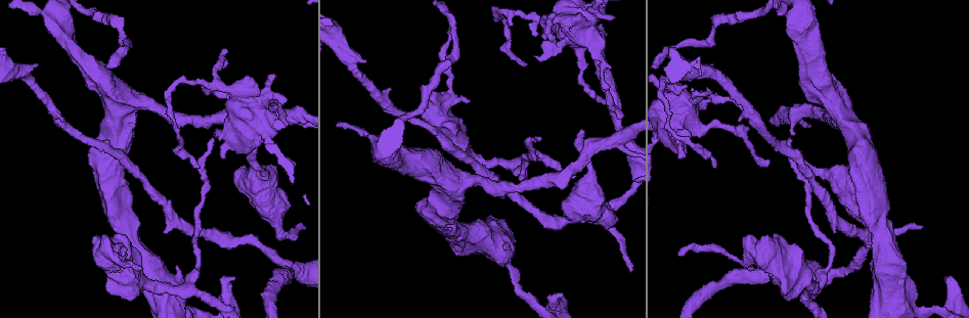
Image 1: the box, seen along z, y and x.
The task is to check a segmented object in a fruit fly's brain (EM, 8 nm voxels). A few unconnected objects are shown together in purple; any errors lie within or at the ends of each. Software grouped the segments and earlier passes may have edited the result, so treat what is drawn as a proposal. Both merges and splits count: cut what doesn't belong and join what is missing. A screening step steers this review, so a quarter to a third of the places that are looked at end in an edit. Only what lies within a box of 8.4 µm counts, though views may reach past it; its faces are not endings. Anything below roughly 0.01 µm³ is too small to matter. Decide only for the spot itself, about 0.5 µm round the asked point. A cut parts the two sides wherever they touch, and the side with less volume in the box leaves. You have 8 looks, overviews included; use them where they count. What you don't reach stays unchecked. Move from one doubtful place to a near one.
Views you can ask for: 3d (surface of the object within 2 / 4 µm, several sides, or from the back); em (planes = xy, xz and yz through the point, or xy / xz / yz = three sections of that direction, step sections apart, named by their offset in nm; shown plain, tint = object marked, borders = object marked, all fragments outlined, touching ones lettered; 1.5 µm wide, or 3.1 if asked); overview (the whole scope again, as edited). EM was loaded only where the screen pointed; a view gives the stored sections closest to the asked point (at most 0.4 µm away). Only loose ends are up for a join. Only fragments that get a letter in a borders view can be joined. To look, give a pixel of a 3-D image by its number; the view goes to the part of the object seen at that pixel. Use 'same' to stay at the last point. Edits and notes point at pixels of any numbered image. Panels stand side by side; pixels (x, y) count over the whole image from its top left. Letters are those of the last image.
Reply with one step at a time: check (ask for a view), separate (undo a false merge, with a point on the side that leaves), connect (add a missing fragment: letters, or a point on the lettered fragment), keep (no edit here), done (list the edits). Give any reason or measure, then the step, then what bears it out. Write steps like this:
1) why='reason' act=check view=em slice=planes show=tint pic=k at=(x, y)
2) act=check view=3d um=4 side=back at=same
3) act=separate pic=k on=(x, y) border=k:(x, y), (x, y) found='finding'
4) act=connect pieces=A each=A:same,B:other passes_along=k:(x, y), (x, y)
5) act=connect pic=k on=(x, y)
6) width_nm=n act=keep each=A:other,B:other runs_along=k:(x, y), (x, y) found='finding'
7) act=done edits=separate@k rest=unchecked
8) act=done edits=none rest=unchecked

act=check view=em slice=planes show=borders pic=1 at=(284, 236)

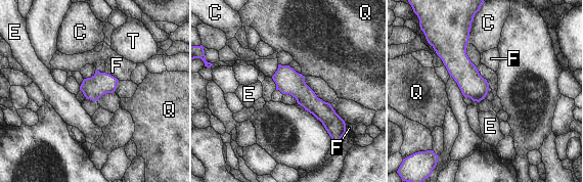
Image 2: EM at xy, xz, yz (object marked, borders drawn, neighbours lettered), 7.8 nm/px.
width_nm=100 longest_contact=C:160nm act=keep each=C:other,E:other,F:other,Q:other,T:other found='continuous, no second cell'

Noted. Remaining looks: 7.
why='thick end' act=check view=3d um=4 pic=1 at=(947, 276)

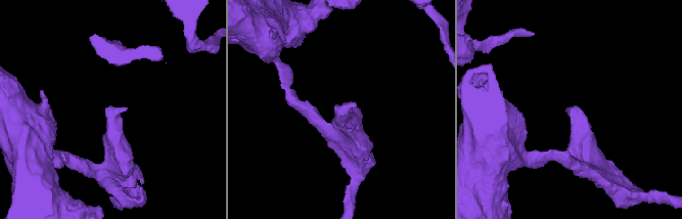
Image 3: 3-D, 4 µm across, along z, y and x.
why='now the EM' act=check view=em slice=planes show=borders pic=3 at=(568, 109)

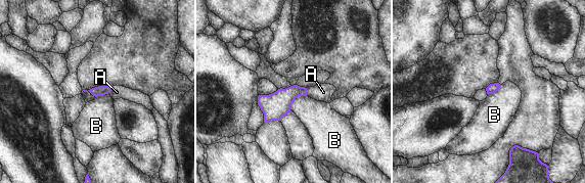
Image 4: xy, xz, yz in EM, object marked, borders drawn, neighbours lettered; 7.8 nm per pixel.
act=connect pieces=A each=A:same,B:other passes_along=4:(277, 104), (306, 92), (323, 92) found='the cell continues'

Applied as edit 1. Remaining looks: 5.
act=check view=overview

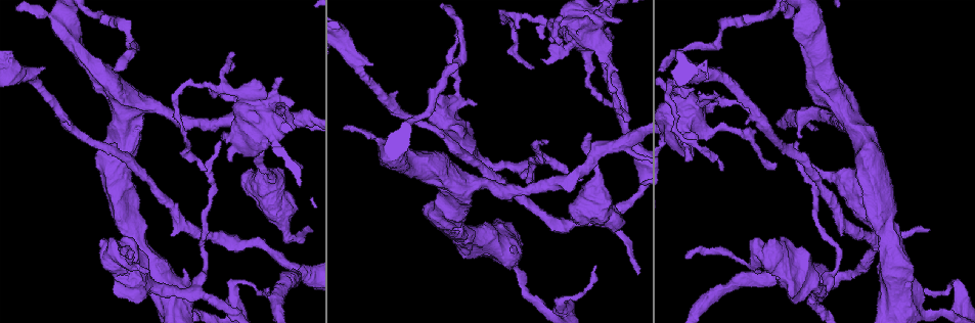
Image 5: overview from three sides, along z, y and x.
why='an open end' act=check view=3d um=2 pic=5 at=(589, 132)

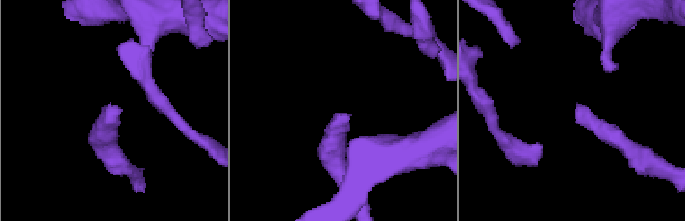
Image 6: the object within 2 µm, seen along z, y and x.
act=check view=em slice=planes show=tint pic=6 at=(334, 114)

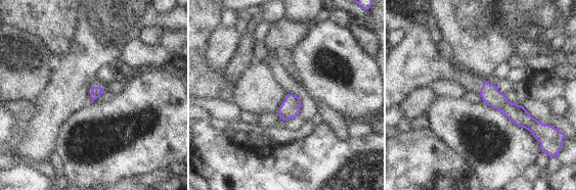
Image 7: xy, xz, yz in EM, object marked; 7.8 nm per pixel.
why='see the neighbours' act=check view=em slice=planes show=borders at=same

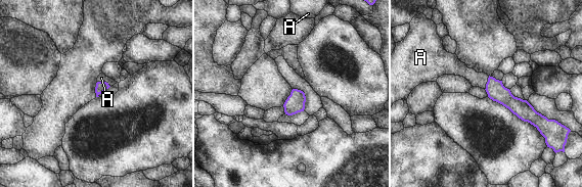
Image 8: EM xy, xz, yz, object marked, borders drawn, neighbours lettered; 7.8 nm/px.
longest_contact=A:120nm act=connect pieces=A each=A:same passes_along=8:(100, 87), (104, 82), (101, 78) found='it goes on there'

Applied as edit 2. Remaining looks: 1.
act=done edits=connect@4,connect@8 rest=unchecked

